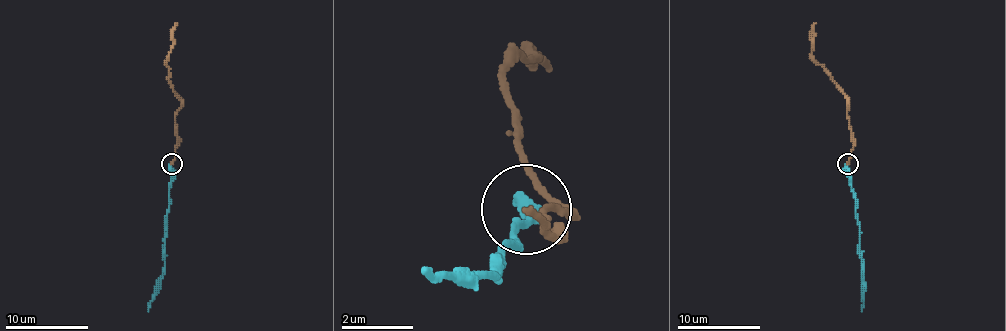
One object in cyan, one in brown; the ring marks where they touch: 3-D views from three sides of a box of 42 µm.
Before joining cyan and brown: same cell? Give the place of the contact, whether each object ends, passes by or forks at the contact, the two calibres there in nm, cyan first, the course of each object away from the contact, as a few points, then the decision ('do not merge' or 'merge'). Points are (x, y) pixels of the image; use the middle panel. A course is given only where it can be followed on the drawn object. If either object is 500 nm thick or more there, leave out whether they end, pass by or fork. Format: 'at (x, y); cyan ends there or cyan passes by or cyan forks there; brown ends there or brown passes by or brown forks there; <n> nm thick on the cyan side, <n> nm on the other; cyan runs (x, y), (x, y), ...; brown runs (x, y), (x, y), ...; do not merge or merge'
at (526, 209); cyan ends there; brown ends there; 400 nm thick on the cyan side, 160 nm on the other; cyan runs (524, 207), (515, 243), (497, 261), (497, 270), (425, 270); brown runs (524, 207), (551, 234), (542, 216), (569, 207), (515, 144), (506, 63), (533, 54), (551, 72); merge

